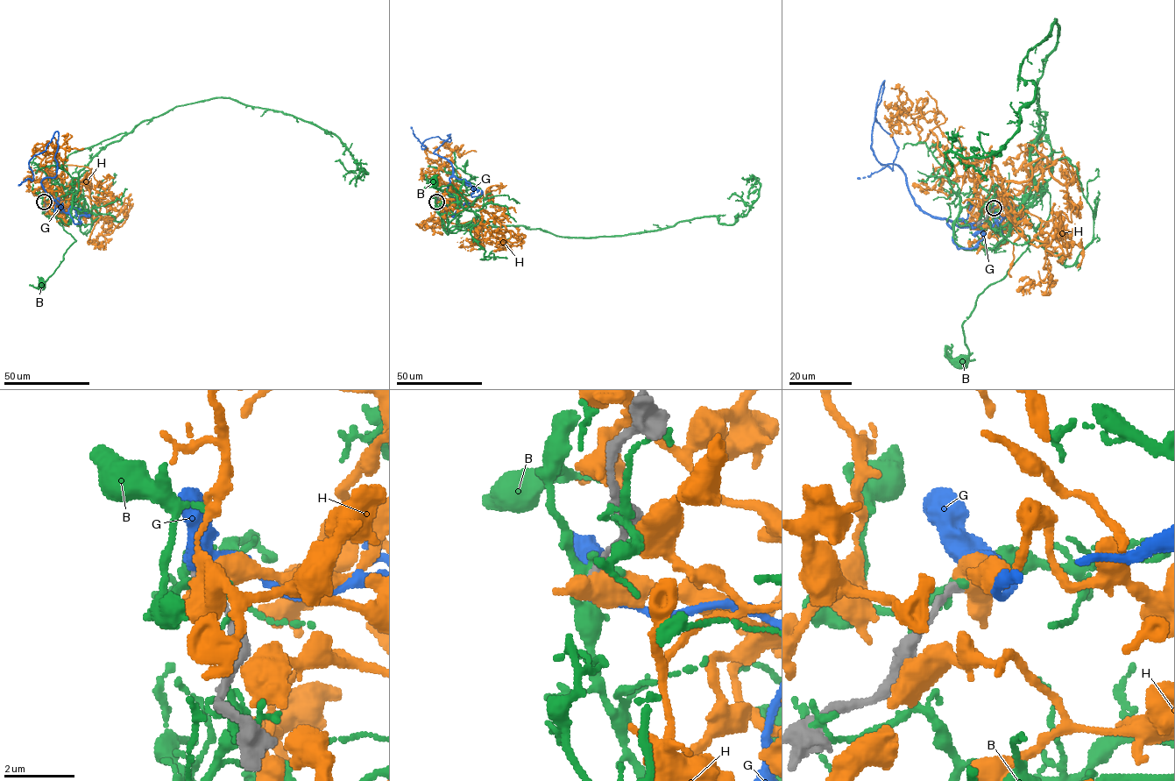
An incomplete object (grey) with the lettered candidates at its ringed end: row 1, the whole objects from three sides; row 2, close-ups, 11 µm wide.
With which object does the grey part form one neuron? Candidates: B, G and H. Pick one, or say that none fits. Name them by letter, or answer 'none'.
none

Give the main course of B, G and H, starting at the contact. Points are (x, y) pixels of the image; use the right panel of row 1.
B: (993, 209), (1018, 206), (1051, 177), (1036, 84), (1029, 170), (1050, 194), (1050, 215), (979, 294), (959, 360)
G: (993, 208), (991, 227), (936, 218), (877, 160), (884, 81), (892, 170), (857, 178)
H: (993, 209), (993, 166), (1029, 241), (1061, 211), (1072, 221), (1068, 198), (1070, 210)

